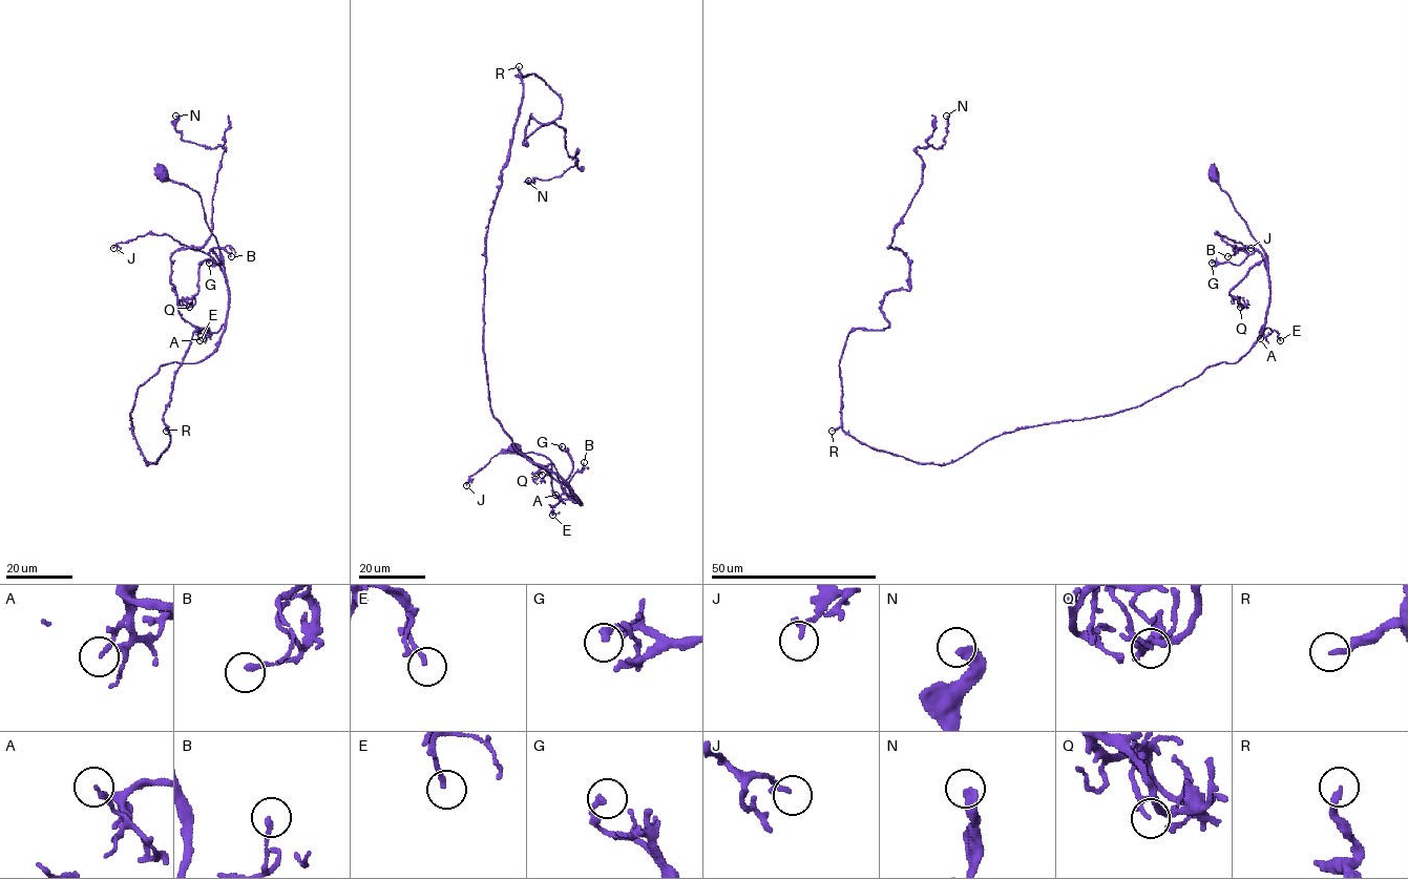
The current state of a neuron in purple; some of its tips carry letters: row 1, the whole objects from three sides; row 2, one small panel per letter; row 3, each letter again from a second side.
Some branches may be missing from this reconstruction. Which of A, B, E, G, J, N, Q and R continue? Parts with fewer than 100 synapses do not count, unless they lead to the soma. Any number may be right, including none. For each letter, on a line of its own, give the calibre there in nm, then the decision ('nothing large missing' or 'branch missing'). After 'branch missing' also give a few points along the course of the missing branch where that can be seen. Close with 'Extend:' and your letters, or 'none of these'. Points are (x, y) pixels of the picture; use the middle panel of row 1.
A: 180 nm | nothing large missing
B: 200 nm | nothing large missing
E: 160 nm | nothing large missing
G: 220 nm | nothing large missing
J: 180 nm | nothing large missing
N: 380 nm | nothing large missing
Q: 110 nm | nothing large missing
R: 200 nm | branch missing
Extend: R

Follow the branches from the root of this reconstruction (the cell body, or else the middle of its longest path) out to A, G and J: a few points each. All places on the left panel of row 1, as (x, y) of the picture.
A: (163, 178), (187, 185), (198, 194), (204, 218), (223, 256), (228, 291), (226, 321), (203, 338)
G: (163, 178), (187, 185), (200, 196), (222, 254), (221, 260), (211, 250), (208, 254), (219, 264), (209, 263)
J: (163, 178), (187, 185), (198, 194), (222, 259), (211, 250), (194, 250), (167, 234), (147, 233), (113, 248)

